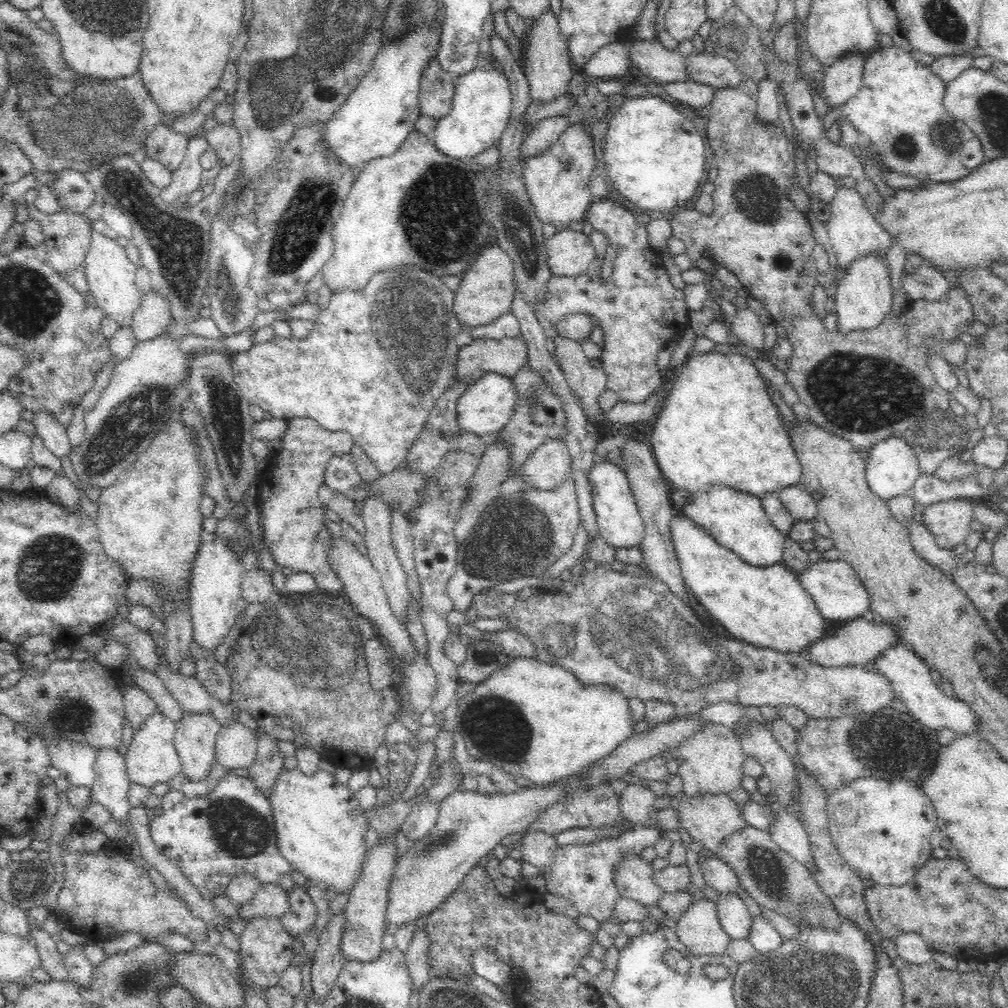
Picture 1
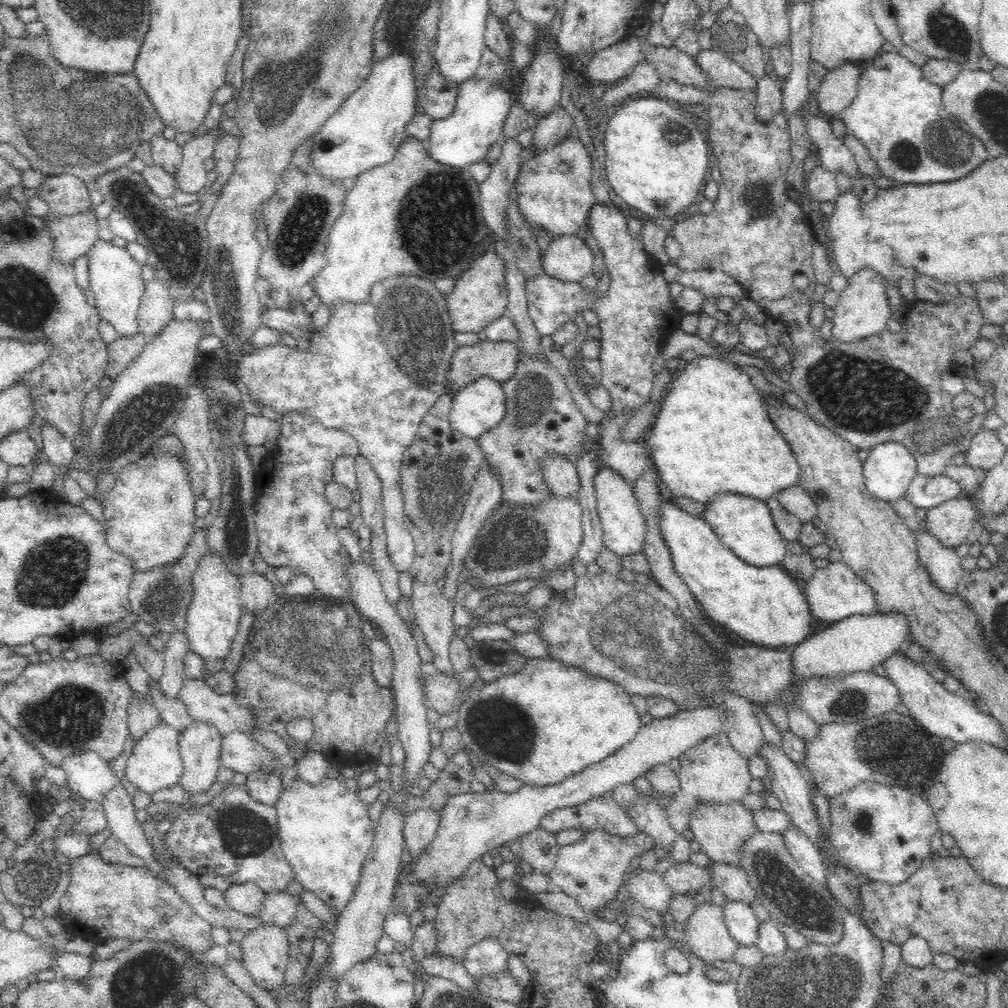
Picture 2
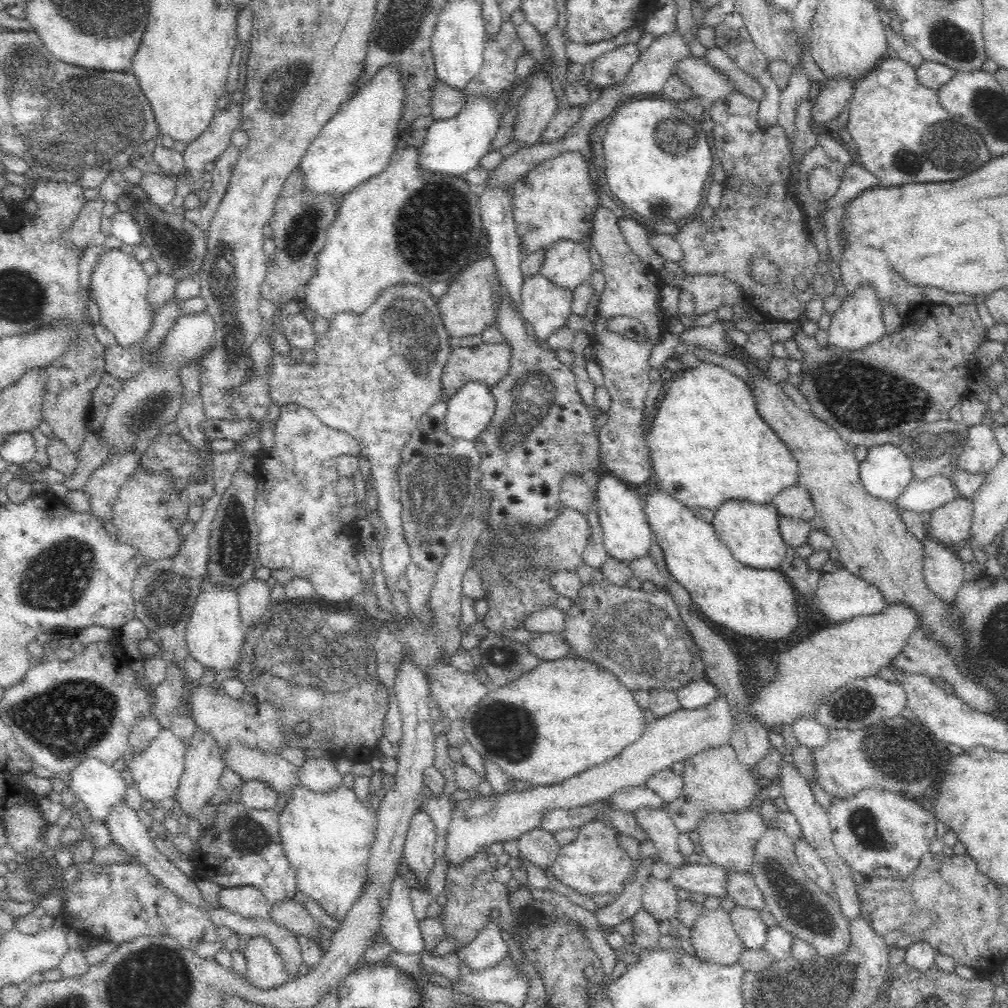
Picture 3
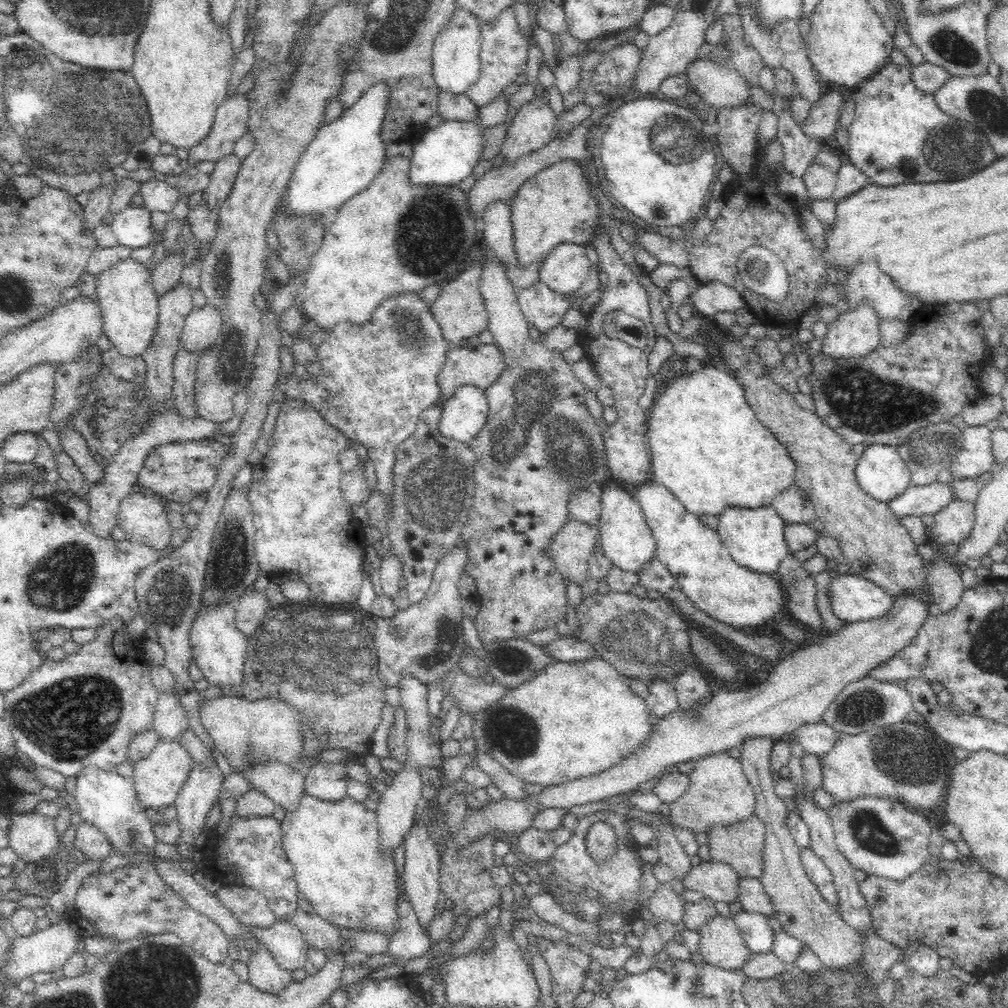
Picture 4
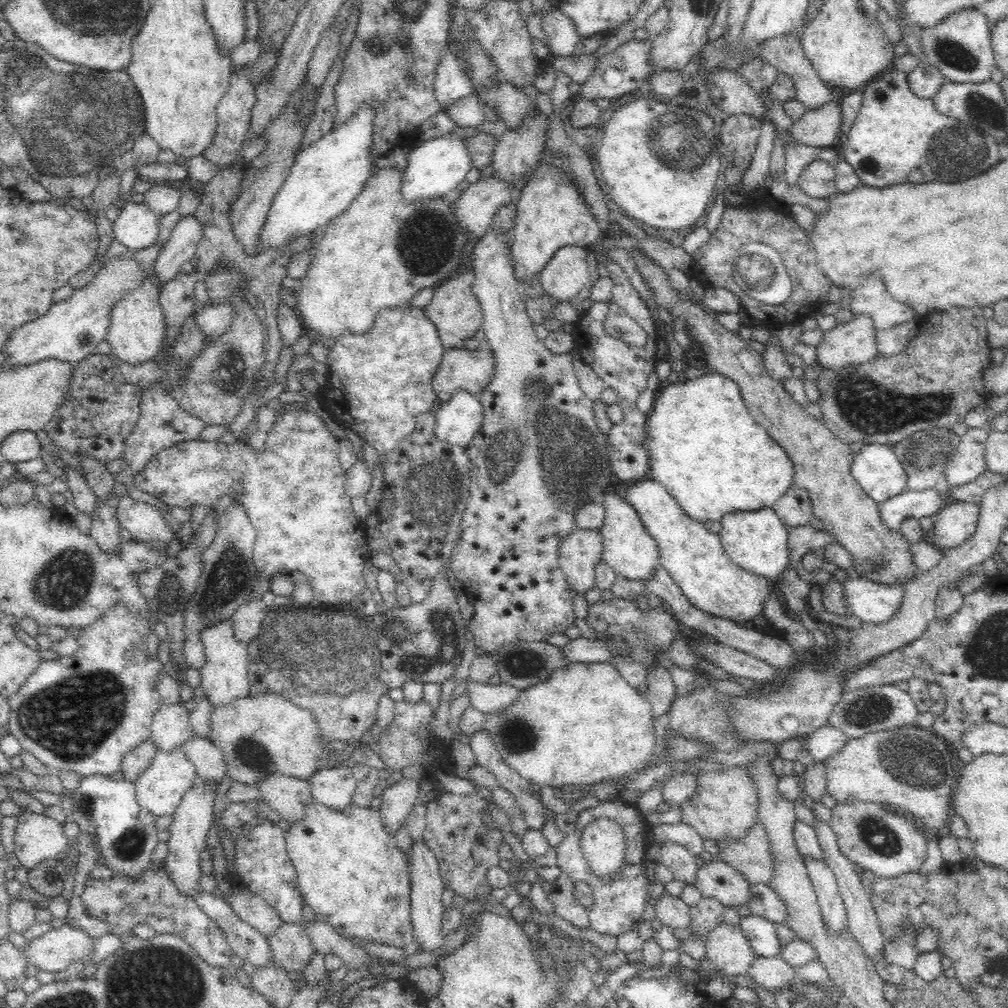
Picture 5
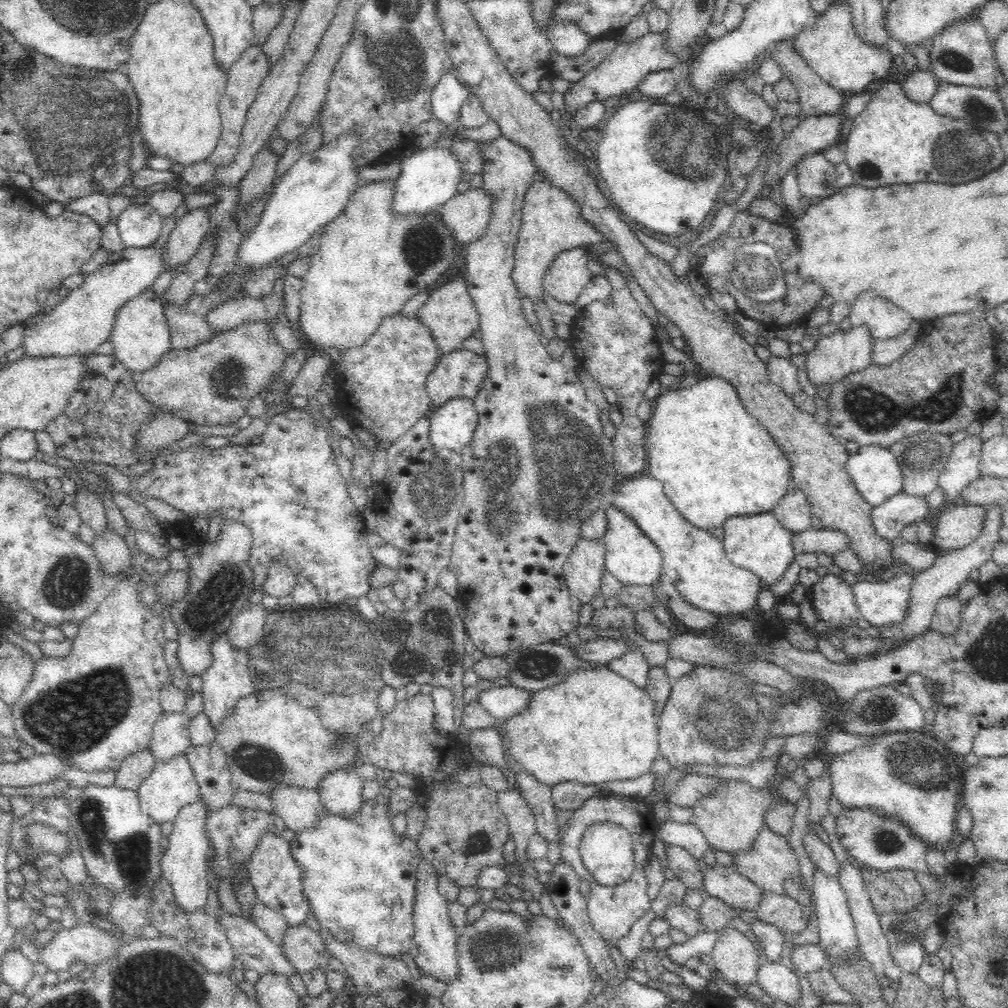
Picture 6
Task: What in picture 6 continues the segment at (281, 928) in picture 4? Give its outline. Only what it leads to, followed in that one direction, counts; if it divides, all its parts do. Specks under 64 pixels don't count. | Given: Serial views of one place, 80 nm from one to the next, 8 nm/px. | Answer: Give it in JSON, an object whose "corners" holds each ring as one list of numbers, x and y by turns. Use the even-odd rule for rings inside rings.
{"corners":[[306,925,289,927,279,946,300,975,317,969,324,973,329,970,332,954,327,952,325,940]]}

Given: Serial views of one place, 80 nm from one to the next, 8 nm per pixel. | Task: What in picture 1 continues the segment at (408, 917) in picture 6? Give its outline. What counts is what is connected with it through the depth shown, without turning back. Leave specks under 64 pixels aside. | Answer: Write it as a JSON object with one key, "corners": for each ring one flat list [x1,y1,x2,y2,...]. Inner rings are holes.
{"corners":[[298,767,293,769,286,770,282,768,282,772,278,774,274,786,272,786,272,792,268,794,268,801,272,805,272,815,274,815,274,828,276,829,276,840,277,845,279,846,280,854,283,855,285,859,290,863,290,866,294,870,304,875,306,880,311,880,318,882,318,884,334,890,335,894,342,894,343,892,349,892,354,883,358,880,358,877,361,875,362,865,367,855,366,846,364,845,364,838,366,838,366,832,369,830,367,813,360,807,358,800,354,797,354,793,348,788,348,786,338,782,336,777,329,770,318,769,312,776,308,776,303,772,300,772]]}

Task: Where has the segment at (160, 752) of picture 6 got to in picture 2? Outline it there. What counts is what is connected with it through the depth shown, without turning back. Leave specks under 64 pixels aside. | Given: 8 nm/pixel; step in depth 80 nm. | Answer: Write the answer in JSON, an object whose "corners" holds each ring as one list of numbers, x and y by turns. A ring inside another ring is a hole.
{"corners":[[176,630,165,641,163,651,164,670,163,675,157,680,160,692,172,700,178,699,184,682,184,663,190,655,187,634,182,630]]}

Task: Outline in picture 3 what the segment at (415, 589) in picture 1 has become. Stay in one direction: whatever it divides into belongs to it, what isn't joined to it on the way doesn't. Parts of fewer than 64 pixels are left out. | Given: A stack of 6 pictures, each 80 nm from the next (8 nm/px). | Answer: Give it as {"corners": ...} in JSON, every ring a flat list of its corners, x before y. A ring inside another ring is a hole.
{"corners":[[402,284,384,290,362,314,338,312,314,346,316,363,296,363,290,355,274,353,268,366,272,404,294,403,310,409,324,425,356,439,361,455,371,463,378,494,378,512,386,524,381,552,388,591,395,588,410,564,402,531,402,501,398,468,402,450,421,416,441,398,441,374,452,348,440,318,437,299,426,286]]}

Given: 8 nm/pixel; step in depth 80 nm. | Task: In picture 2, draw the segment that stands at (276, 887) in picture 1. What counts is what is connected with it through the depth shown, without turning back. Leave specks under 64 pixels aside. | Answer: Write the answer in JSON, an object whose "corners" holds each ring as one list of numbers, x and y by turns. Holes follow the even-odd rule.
{"corners":[[270,892,265,894,260,910,254,914,265,924,286,929,296,920,298,900,288,892]]}

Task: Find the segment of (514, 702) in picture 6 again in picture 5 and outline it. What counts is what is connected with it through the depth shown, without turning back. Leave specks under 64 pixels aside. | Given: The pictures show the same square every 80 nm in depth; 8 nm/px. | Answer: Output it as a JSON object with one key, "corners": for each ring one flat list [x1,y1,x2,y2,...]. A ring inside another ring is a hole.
{"corners":[[469,679,467,691,469,705,484,714,496,714,506,710,512,702,518,700,520,689,508,683,492,685,489,683,474,682]]}

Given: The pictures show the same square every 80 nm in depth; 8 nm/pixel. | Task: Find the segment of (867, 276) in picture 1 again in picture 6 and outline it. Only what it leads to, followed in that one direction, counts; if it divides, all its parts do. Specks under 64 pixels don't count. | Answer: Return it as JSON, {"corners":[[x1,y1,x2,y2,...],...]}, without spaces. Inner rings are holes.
{"corners":[[851,326,846,331,836,331,831,335,822,335,815,342,815,347,805,356,806,374,812,384,821,384,826,387,832,382,840,382,846,374,860,372,871,364,873,337,869,333,868,327]]}

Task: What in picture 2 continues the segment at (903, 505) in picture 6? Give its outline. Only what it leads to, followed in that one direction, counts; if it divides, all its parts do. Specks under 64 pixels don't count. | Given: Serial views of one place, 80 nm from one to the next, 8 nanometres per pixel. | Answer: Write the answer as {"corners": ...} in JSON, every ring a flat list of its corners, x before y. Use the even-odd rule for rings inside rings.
{"corners":[[918,473,914,476,904,498,916,509,929,510,943,502,966,496,968,493,964,487,955,485,950,478,942,474,926,477]]}

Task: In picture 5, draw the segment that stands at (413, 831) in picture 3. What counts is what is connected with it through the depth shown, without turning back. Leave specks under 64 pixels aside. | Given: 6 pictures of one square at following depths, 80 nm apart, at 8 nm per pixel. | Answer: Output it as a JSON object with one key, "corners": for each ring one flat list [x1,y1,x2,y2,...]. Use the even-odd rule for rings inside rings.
{"corners":[[423,839,413,842,408,853,410,853,408,875,410,875,411,924,413,935,416,936,414,944,416,949,420,949,420,953,438,951,444,946,446,938,441,930,445,907,442,905,444,883,439,873,439,864,434,853,423,843]]}

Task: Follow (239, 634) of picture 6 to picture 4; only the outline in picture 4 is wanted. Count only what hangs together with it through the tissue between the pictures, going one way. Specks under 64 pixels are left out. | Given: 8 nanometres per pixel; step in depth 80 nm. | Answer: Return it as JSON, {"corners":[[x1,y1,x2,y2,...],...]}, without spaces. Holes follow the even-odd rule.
{"corners":[[252,586,234,603,236,609,235,625,247,638,256,633,267,614,270,603,265,592,257,592]]}

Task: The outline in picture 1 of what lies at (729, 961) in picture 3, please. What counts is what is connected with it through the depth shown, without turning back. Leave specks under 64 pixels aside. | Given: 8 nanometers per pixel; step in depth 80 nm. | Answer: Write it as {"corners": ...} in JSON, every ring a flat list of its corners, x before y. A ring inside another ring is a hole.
{"corners":[[693,901,673,926,678,939,693,956,727,955,731,939,722,929,714,901]]}

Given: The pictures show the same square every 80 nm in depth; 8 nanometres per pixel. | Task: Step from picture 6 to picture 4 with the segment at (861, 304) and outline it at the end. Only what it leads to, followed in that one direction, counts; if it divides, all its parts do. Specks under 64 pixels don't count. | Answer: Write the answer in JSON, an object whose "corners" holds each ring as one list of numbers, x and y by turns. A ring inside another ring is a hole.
{"corners":[[864,260,864,264,858,262,858,266,852,266,846,272,847,287,845,294,851,308,860,306,862,302,867,302,875,311,878,318,882,320,902,320,909,322,913,316,920,311,922,304,915,296,904,294,902,290,896,288,892,279,880,270,876,260]]}

